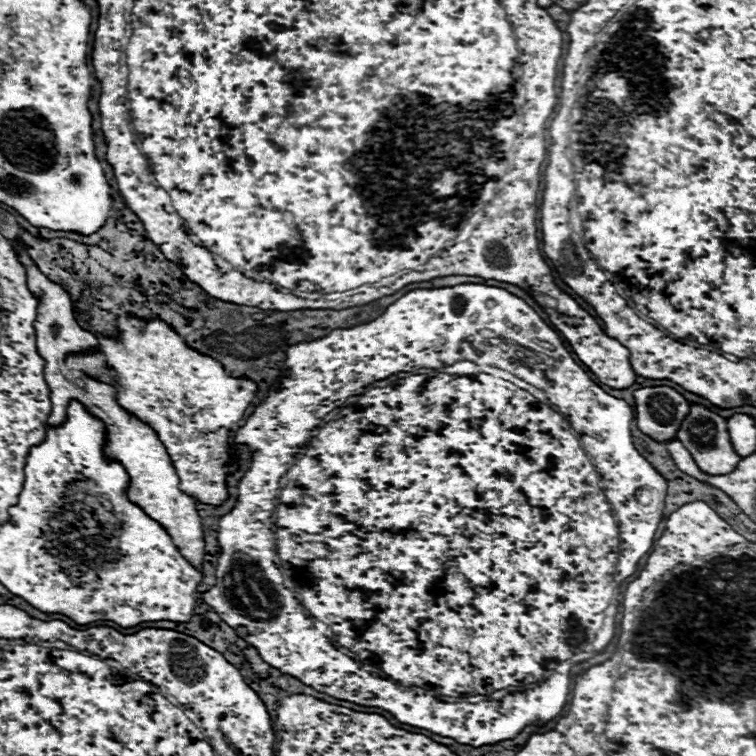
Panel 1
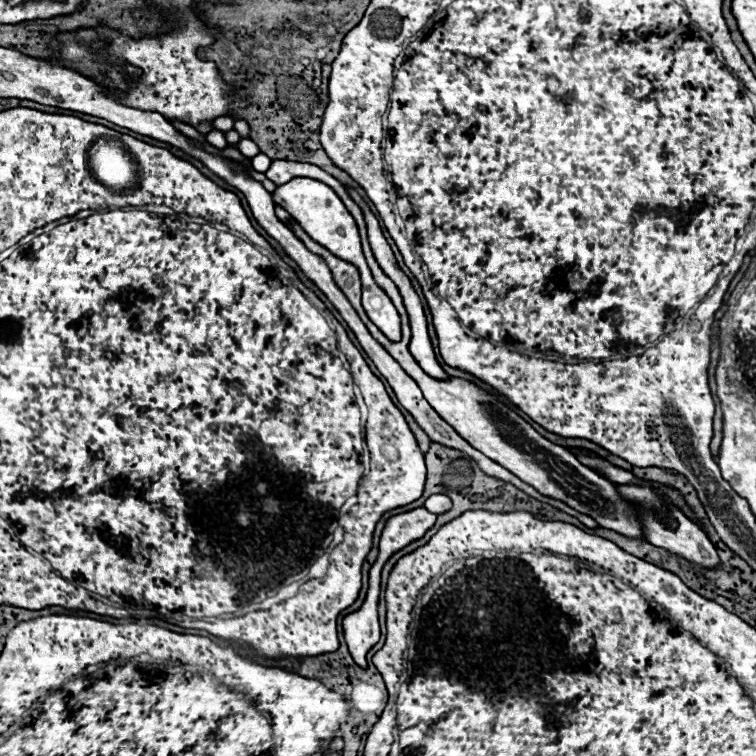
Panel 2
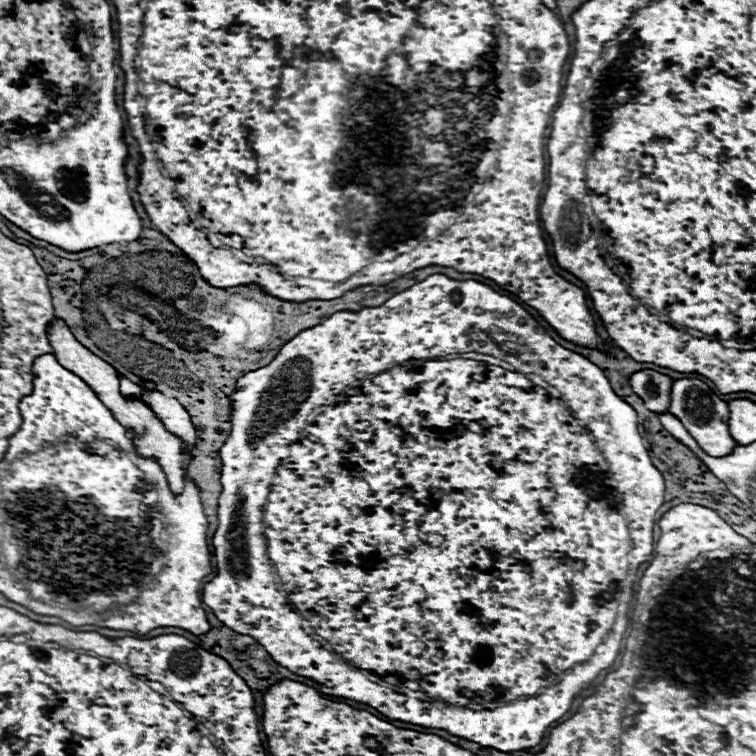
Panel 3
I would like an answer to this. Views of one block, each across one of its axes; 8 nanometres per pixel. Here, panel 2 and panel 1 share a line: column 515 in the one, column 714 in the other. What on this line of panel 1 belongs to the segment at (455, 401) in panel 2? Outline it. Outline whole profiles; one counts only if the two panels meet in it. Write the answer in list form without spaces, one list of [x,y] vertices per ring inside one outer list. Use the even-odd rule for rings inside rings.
[[[692,404],[690,406],[688,416],[680,424],[678,438],[682,440],[682,444],[686,444],[688,452],[694,456],[698,468],[704,470],[704,472],[726,474],[726,472],[732,472],[736,468],[738,460],[740,460],[740,456],[736,454],[736,450],[732,448],[732,442],[730,442],[730,436],[728,436],[726,418],[718,416],[716,412],[712,412],[710,408],[702,406],[702,404]]]

